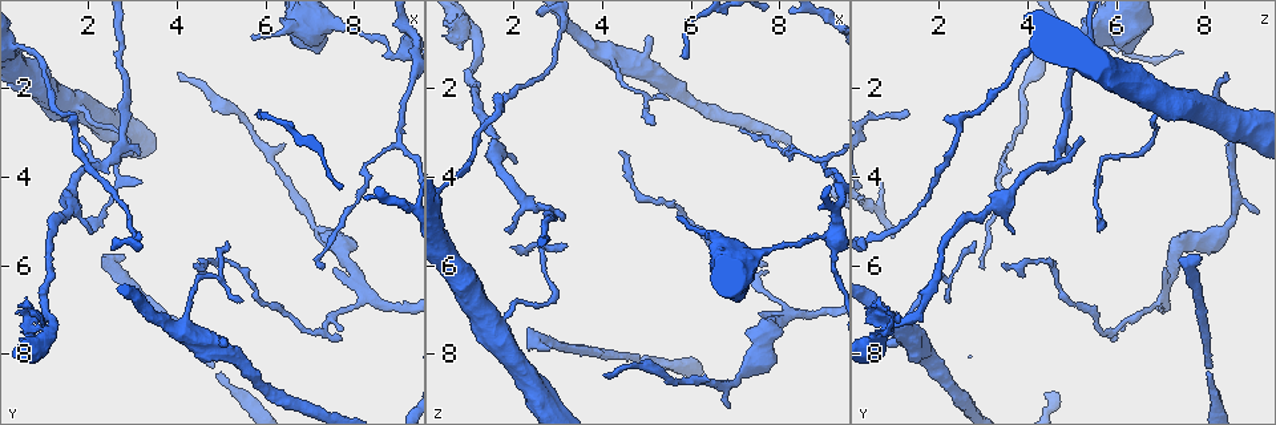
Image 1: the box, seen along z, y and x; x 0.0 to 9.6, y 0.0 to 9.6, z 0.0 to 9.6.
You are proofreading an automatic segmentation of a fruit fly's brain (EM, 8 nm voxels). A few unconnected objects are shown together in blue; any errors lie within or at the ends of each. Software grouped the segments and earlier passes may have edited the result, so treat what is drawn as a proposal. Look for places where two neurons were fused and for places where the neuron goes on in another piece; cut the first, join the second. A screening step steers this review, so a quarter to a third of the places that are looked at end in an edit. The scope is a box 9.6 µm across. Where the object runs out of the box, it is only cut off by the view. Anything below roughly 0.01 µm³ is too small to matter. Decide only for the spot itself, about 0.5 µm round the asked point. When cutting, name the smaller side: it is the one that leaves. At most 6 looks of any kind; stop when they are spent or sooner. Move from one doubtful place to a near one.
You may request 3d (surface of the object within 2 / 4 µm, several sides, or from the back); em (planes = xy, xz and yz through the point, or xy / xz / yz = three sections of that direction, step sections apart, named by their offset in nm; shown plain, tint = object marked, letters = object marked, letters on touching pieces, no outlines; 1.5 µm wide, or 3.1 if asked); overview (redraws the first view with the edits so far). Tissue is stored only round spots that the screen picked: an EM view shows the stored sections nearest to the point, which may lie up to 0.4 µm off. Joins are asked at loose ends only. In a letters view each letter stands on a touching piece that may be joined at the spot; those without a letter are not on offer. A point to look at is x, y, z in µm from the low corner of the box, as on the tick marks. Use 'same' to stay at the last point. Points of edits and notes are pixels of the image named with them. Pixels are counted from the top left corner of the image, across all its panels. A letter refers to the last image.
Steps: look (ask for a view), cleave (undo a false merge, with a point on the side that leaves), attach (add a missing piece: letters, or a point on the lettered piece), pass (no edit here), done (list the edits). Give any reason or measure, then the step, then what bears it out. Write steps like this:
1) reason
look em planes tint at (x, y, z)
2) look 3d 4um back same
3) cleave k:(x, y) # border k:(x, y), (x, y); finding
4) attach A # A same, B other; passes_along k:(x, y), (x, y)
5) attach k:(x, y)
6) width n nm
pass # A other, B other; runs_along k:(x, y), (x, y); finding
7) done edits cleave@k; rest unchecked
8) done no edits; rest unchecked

sharp bend
look em planes letters at (2.65, 3.60, 5.80)

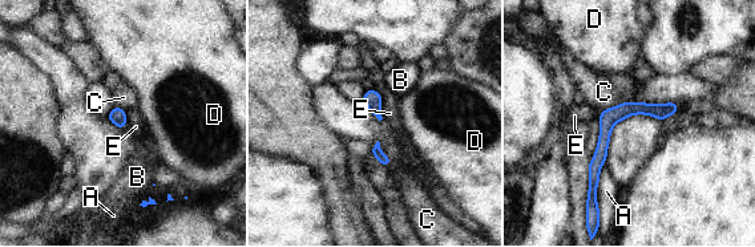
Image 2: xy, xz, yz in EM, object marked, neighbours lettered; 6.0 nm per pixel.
pass # A other, B other, C other, D other, E other; runs_along 2:(673, 105), (625, 109), (605, 126), (592, 189); one neuron here

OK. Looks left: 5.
calibre changes
look em planes tint at (5.50, 9.00, 8.25)

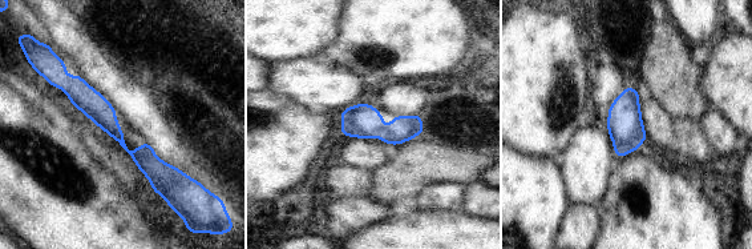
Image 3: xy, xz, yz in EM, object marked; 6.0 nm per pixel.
see the neighbours
look em planes letters same

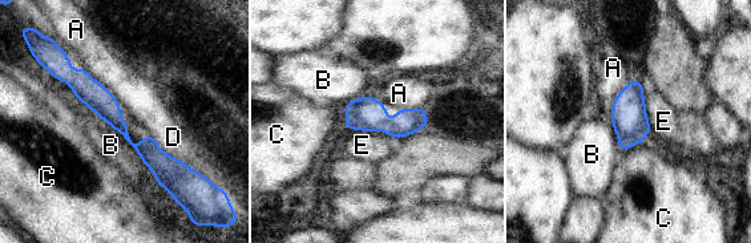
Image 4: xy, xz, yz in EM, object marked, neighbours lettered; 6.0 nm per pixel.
width 140 nm
pass # A other, B other, C other, D other, E other; runs_along 4:(64, 68), (136, 146), (181, 169); one neuron here

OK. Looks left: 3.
free end
look 3d 4um at (5.05, 7.85, 0.80)

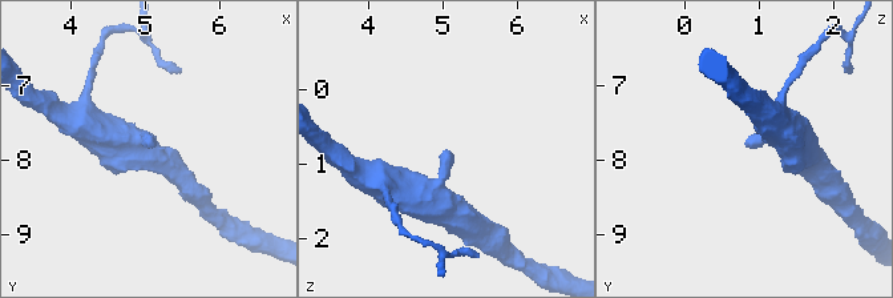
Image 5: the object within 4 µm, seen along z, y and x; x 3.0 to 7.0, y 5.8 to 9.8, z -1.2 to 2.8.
look em xy step 4 letters at (5.00, 7.85, 0.85)

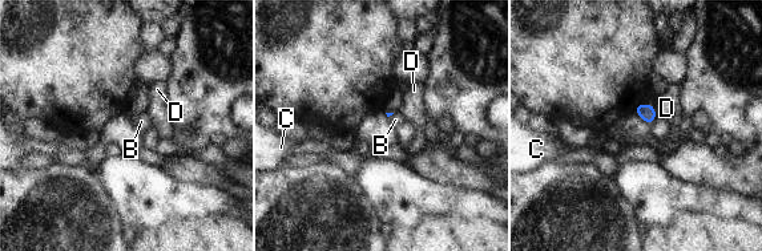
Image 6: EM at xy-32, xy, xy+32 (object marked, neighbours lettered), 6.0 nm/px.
another direction
look em xz step 8 letters same

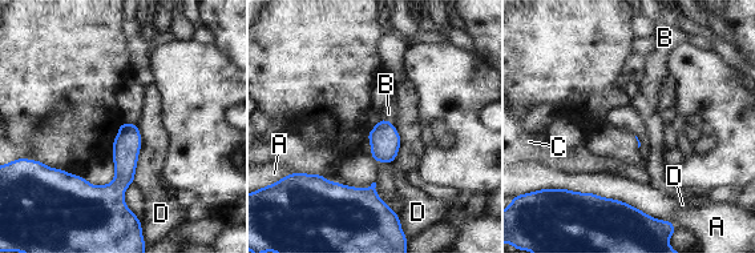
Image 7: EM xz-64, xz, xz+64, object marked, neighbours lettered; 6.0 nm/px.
attach B # A other, B same, C other, D other; passes_along 7:(384, 139), (386, 120), (388, 113); it goes on there

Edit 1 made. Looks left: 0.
done edits attach@7; rest unchecked

